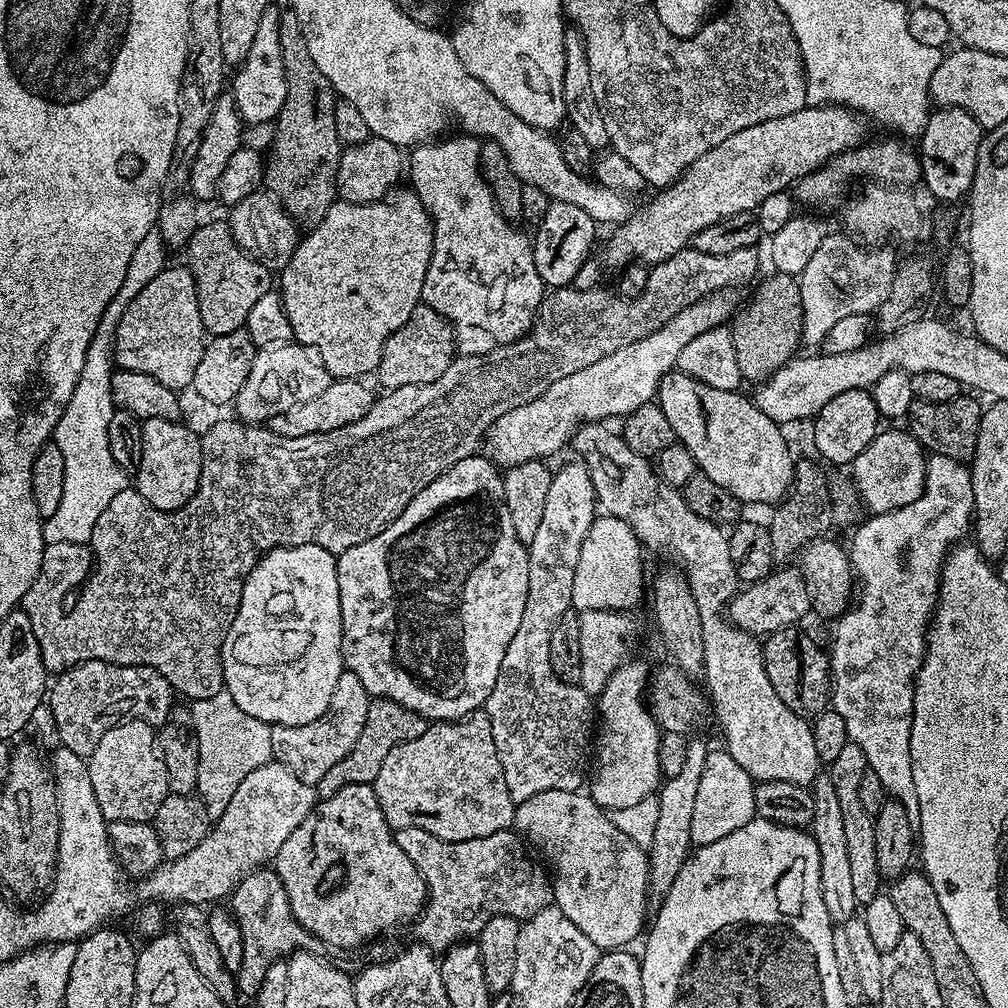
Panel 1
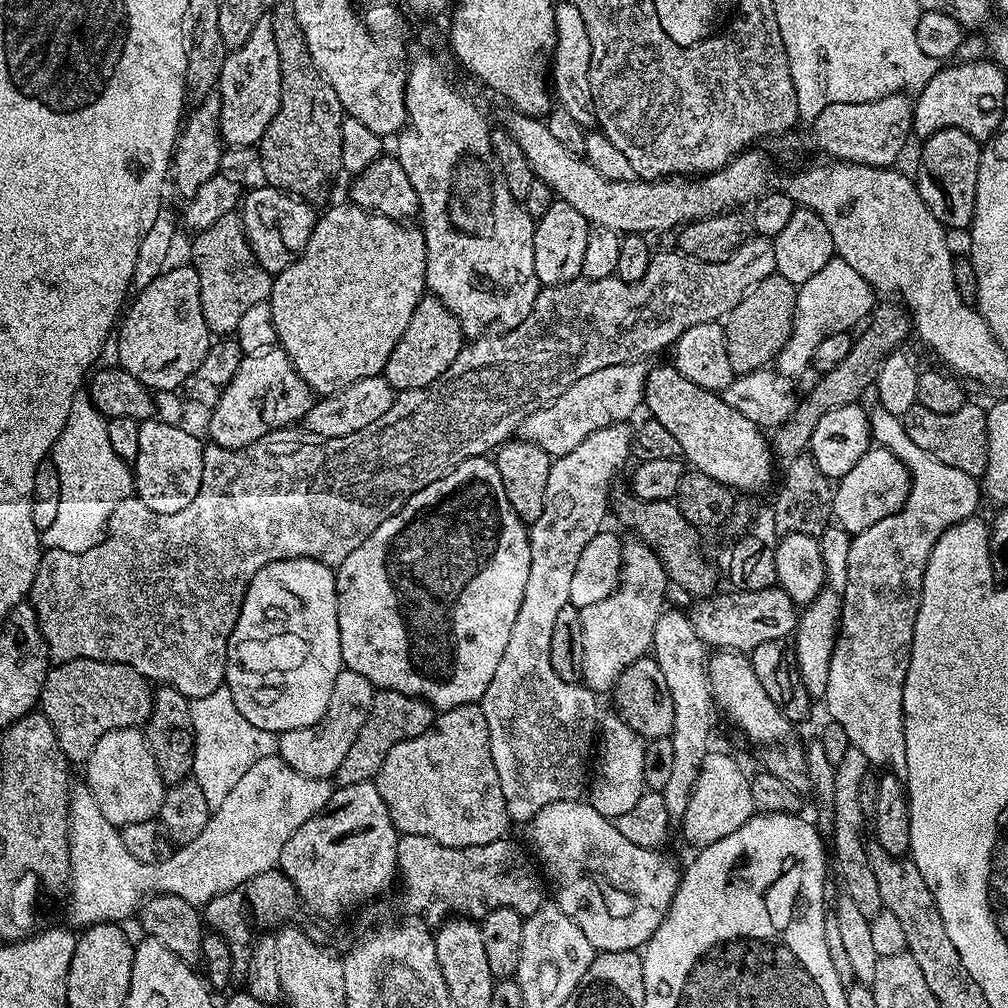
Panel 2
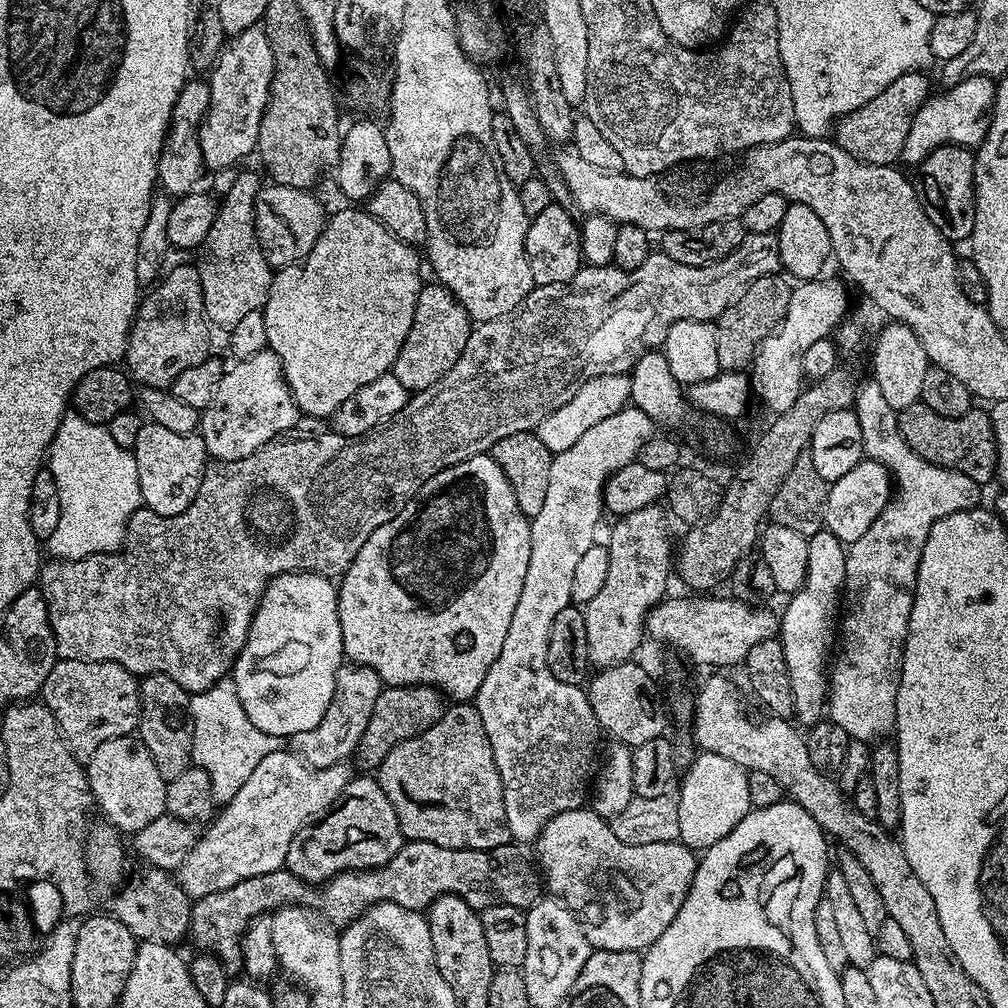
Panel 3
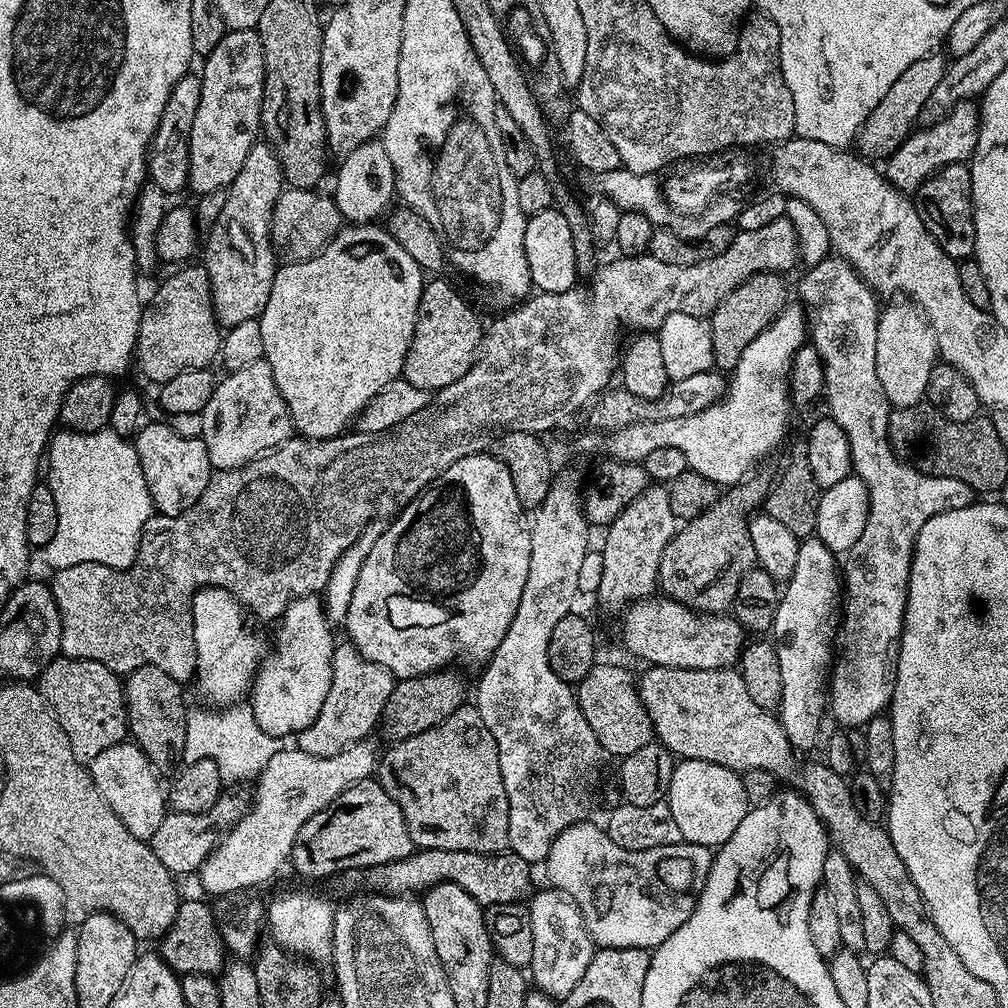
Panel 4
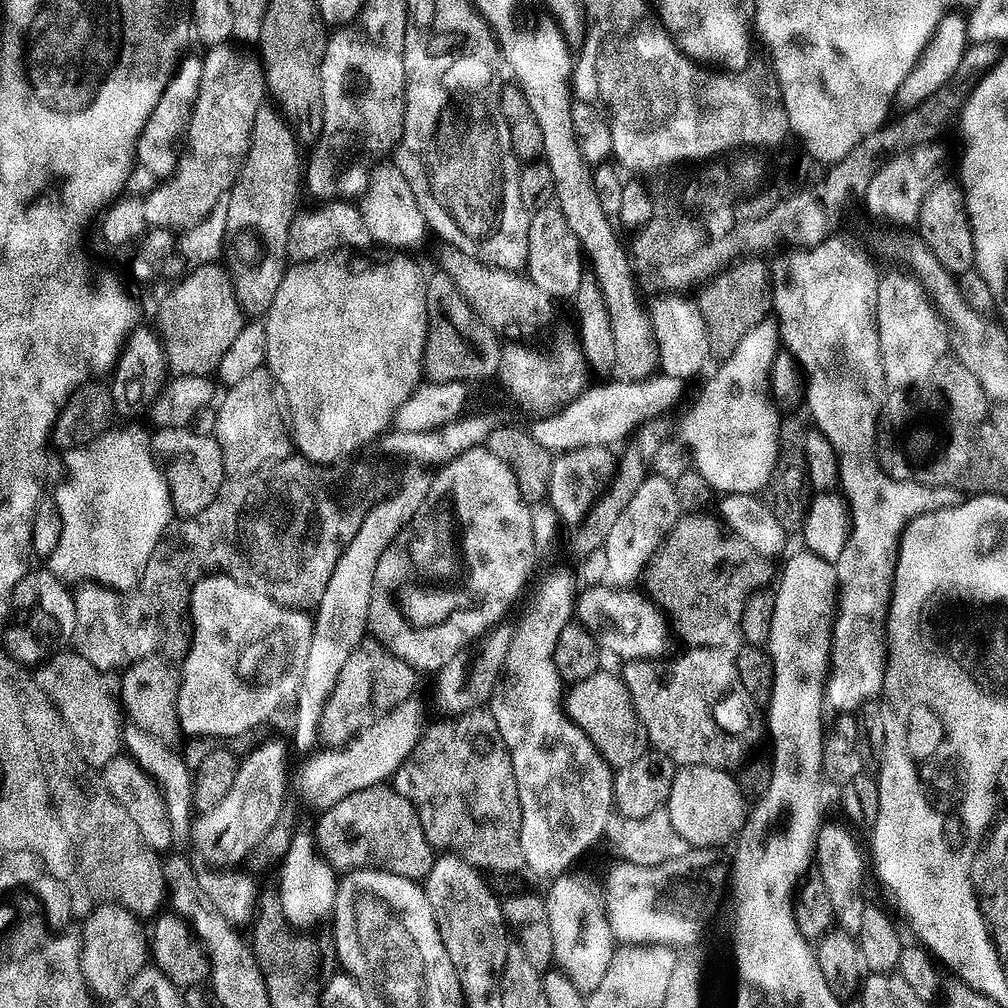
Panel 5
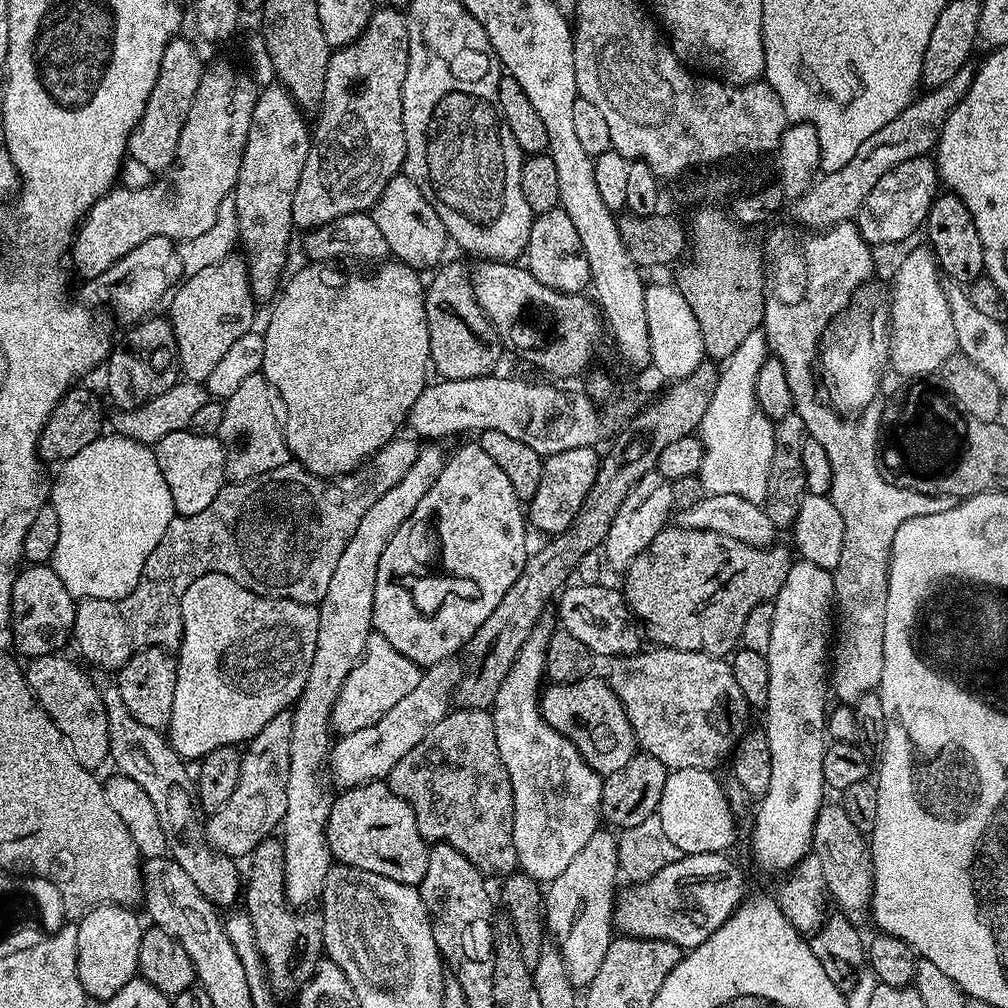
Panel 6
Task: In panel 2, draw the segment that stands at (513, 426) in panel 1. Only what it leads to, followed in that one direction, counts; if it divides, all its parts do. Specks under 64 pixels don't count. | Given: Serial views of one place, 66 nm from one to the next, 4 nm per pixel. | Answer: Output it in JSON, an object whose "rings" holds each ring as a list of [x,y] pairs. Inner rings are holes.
{"rings":[[[640,362],[594,370],[594,374],[578,378],[578,382],[566,389],[553,404],[534,410],[534,414],[530,414],[520,425],[519,435],[546,450],[553,458],[570,454],[570,450],[574,450],[578,442],[594,434],[594,430],[631,421],[636,407],[639,409],[644,399],[644,383],[647,377],[648,368]]]}

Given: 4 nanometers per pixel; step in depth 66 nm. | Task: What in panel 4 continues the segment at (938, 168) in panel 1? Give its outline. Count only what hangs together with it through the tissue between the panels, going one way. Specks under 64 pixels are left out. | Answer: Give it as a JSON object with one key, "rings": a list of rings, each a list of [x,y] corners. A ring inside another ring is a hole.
{"rings":[[[967,163],[939,168],[918,190],[920,217],[926,230],[942,246],[942,250],[957,262],[969,259],[976,251],[974,210],[972,209],[972,170]]]}

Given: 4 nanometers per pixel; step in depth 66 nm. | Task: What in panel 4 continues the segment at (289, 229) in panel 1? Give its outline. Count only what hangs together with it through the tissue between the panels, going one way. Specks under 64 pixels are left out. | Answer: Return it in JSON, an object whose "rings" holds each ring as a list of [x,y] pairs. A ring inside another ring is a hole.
{"rings":[[[285,187],[272,207],[273,245],[281,257],[288,256],[284,258],[292,262],[308,260],[322,251],[341,227],[342,217],[335,199],[331,195],[323,196],[320,190]]]}

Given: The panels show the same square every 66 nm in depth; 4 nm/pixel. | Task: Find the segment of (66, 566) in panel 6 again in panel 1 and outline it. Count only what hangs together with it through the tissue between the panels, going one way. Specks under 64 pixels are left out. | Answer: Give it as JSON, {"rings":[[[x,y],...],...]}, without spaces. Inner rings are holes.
{"rings":[[[102,314],[94,338],[87,347],[86,359],[75,382],[74,392],[53,432],[52,442],[62,451],[65,477],[61,503],[54,514],[43,521],[43,538],[47,544],[87,543],[103,510],[115,495],[128,486],[128,474],[114,460],[106,433],[110,418],[116,411],[112,396],[112,373],[116,334],[120,322],[121,320],[112,320],[112,316]]]}

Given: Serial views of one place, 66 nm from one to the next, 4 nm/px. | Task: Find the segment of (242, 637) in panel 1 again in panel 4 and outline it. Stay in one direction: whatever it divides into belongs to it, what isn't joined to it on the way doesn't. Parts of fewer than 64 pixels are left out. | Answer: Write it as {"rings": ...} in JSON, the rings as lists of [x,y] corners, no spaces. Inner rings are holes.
{"rings":[[[316,594],[297,596],[284,607],[279,620],[280,645],[260,661],[250,691],[250,709],[266,734],[290,738],[311,726],[322,702],[326,702],[326,694],[330,694],[333,625]]]}

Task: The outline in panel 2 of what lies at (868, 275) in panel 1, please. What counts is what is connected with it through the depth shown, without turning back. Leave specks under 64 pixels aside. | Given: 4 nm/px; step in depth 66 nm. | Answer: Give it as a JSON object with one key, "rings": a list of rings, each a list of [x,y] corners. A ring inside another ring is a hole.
{"rings":[[[830,259],[822,270],[818,270],[812,278],[799,285],[790,336],[774,361],[780,375],[793,378],[792,376],[800,376],[804,371],[809,371],[814,350],[818,350],[818,342],[822,342],[822,338],[852,330],[856,323],[859,325],[869,319],[873,308],[874,293],[866,278],[858,275],[854,266],[850,266],[845,260]]]}

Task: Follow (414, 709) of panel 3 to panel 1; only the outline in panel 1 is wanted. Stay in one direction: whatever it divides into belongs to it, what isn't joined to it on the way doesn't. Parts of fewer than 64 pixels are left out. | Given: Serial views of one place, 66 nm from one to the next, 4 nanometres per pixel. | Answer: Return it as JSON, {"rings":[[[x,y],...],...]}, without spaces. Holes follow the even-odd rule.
{"rings":[[[373,699],[366,710],[366,726],[362,726],[362,734],[358,734],[358,742],[354,742],[354,746],[350,746],[350,754],[346,754],[346,758],[342,758],[342,762],[334,762],[334,766],[330,766],[330,770],[326,770],[326,774],[322,774],[322,778],[314,786],[317,797],[325,800],[338,794],[338,790],[355,784],[375,785],[378,769],[382,767],[385,755],[390,750],[394,750],[394,746],[398,746],[402,742],[410,742],[421,734],[426,734],[428,726],[429,721],[425,720],[423,716],[418,715],[414,710],[406,710],[406,706],[402,706],[398,702]]]}

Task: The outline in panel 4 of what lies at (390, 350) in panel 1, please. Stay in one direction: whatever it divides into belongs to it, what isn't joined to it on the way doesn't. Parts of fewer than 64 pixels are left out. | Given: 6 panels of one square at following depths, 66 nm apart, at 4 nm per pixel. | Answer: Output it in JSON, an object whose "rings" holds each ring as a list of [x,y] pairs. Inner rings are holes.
{"rings":[[[444,278],[429,279],[424,285],[418,302],[414,338],[410,342],[402,373],[410,386],[418,386],[418,390],[429,394],[450,386],[450,382],[458,382],[458,378],[470,370],[482,347],[485,333],[482,324],[480,328],[475,310],[446,281],[440,279]]]}

